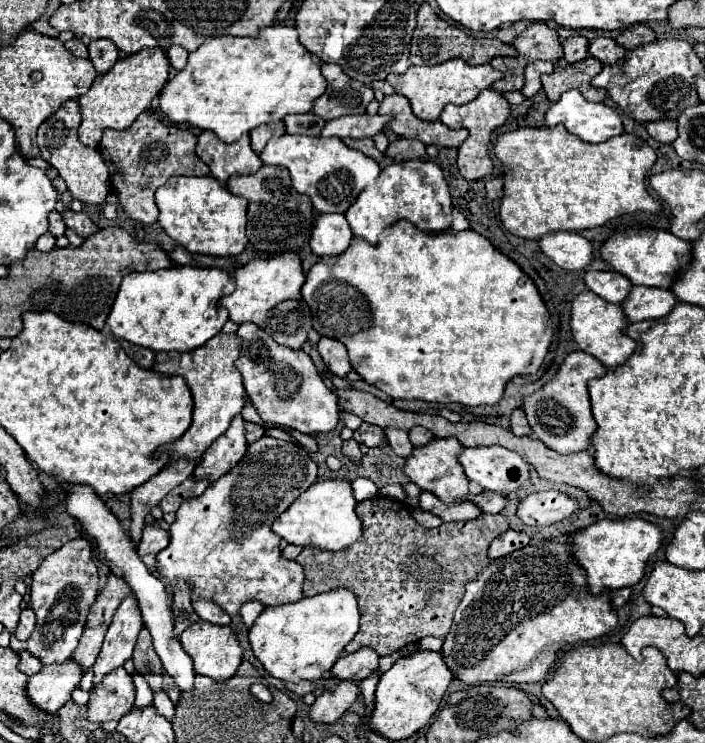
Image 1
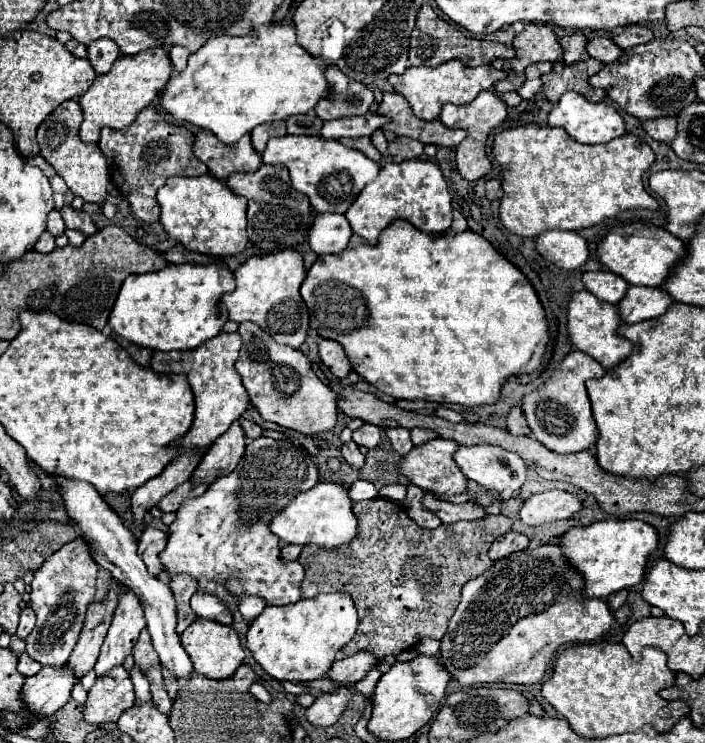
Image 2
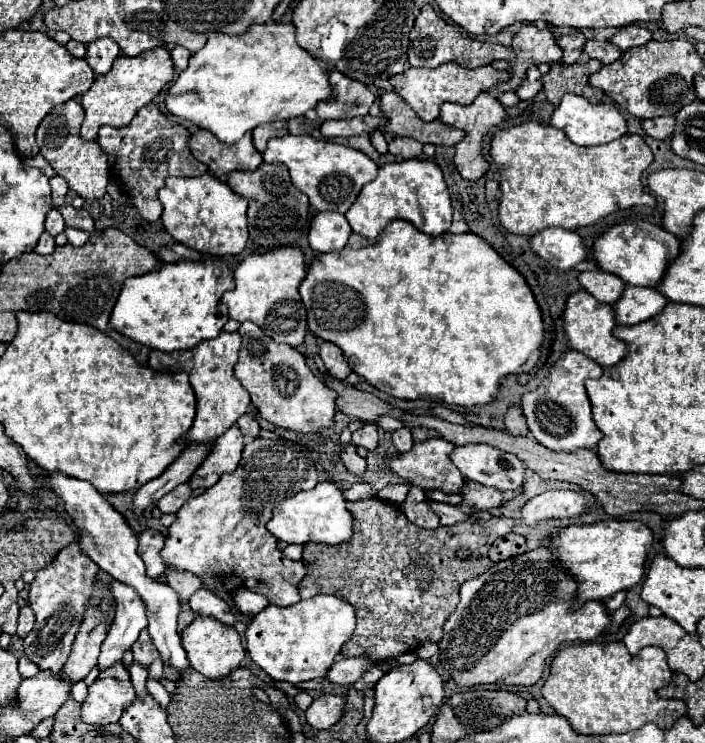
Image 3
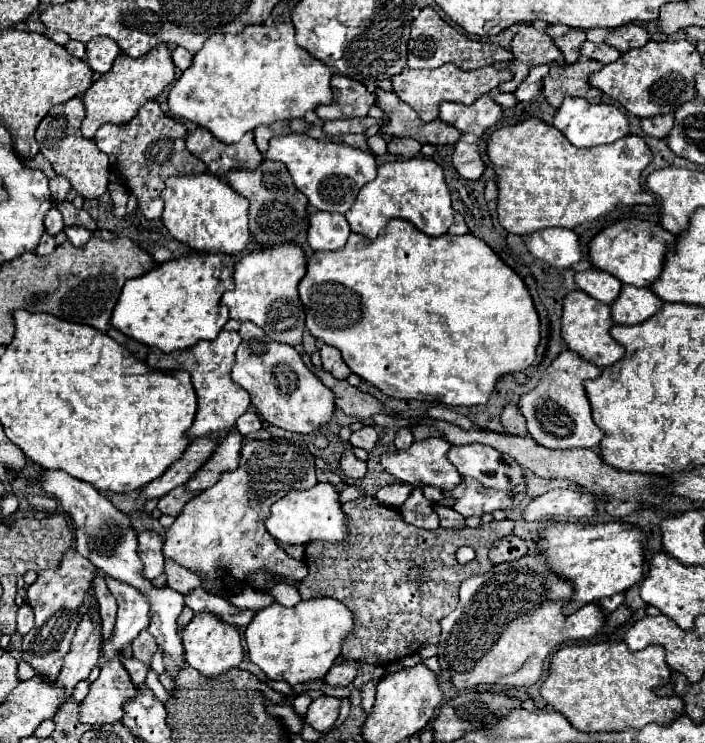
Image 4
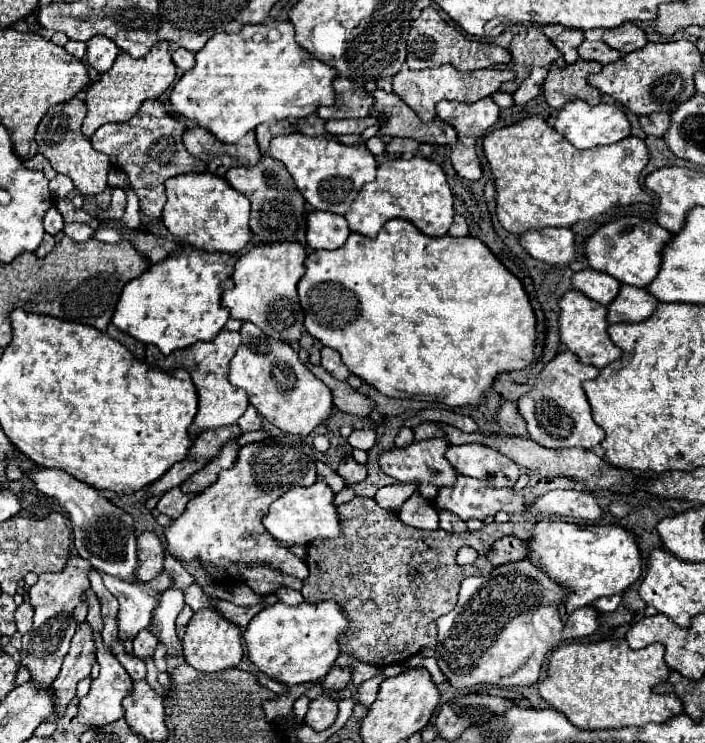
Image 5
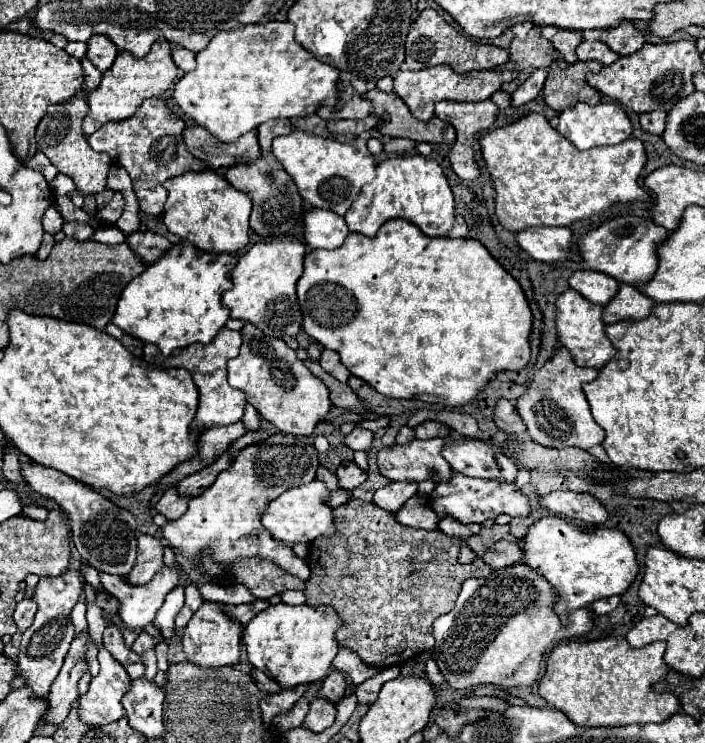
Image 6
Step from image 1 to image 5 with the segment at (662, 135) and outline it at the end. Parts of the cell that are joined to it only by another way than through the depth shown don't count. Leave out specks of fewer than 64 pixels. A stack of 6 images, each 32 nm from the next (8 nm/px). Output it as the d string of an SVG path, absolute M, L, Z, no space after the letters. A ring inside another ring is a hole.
M654 112L648 116L640 116L640 126L646 134L652 136L664 136L664 132L668 130L668 122L670 122L670 114L664 112Z

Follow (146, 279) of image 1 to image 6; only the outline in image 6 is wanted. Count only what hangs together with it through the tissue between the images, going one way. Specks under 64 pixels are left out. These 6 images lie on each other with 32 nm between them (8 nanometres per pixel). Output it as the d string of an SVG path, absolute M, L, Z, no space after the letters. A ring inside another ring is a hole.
M188 242L174 244L154 264L146 266L140 276L128 282L118 300L118 308L112 322L124 332L140 338L142 342L156 344L166 356L174 348L184 348L196 342L208 344L230 318L230 310L222 304L222 292L232 288L232 270L236 262L236 256L230 254L200 254Z

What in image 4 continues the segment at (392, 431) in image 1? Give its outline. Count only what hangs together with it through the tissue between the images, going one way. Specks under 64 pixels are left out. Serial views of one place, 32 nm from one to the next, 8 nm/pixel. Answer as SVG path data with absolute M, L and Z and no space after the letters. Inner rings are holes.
M400 428L400 430L396 432L394 446L396 446L398 450L408 450L408 448L412 446L412 442L414 442L414 438L412 438L412 432L410 432L410 428Z

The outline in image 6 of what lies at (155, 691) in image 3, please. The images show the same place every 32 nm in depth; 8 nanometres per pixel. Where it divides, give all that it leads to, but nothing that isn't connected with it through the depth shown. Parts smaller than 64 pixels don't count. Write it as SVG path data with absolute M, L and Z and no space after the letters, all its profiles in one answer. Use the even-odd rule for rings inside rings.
M154 648L146 650L146 652L140 656L140 660L142 660L144 668L146 668L146 678L152 682L152 680L154 680L154 674L158 672L158 668L156 668L156 650L154 650Z

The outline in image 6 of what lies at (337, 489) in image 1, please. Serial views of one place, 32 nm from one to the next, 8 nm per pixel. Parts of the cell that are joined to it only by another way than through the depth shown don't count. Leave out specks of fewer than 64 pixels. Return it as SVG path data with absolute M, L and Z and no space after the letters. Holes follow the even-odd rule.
M314 480L314 482L298 486L298 488L290 488L288 492L284 492L282 496L278 496L276 500L272 500L268 504L266 512L262 514L262 524L270 530L270 534L276 540L280 540L288 546L310 544L320 534L334 534L332 510L324 504L326 498L328 498L328 488L320 480Z

